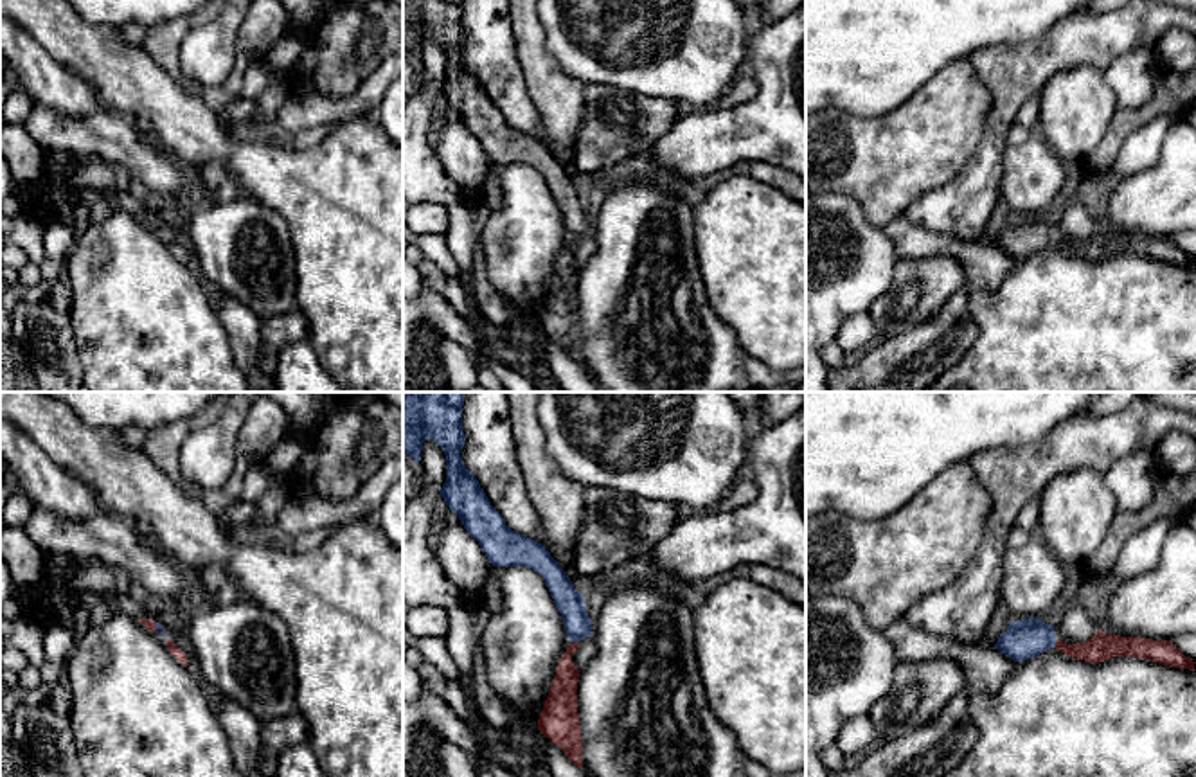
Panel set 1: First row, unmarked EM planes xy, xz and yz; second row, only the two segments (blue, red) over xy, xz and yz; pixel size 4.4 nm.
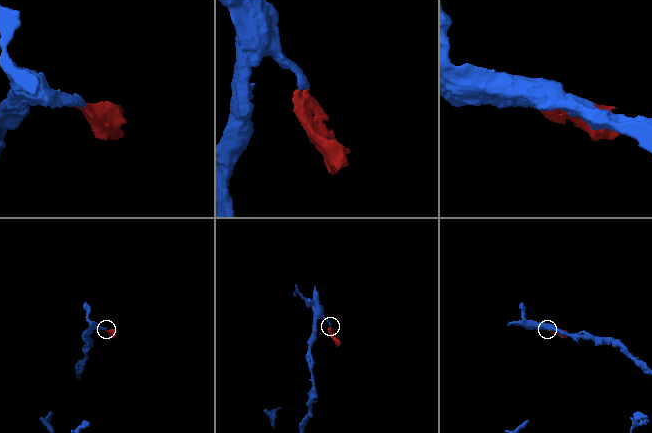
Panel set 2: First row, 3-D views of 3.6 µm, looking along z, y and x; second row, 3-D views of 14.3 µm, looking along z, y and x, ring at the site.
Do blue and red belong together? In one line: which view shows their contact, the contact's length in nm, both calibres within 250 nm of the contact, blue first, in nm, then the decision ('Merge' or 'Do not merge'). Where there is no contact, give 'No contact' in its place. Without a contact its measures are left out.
Touches blue in xz. Shared border 40 nm. Thickness 120 nm (blue) against 130 nm. Merge

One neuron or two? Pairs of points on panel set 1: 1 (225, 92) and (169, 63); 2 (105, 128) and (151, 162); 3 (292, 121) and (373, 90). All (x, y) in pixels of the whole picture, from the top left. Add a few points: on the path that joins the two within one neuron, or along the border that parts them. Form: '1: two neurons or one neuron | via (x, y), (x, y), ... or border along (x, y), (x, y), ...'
1: one neuron | via (211, 92), (191, 87), (180, 78)
2: one neuron | via (116, 139), (141, 155)
3: one neuron | via (312, 110), (335, 110), (353, 103)

